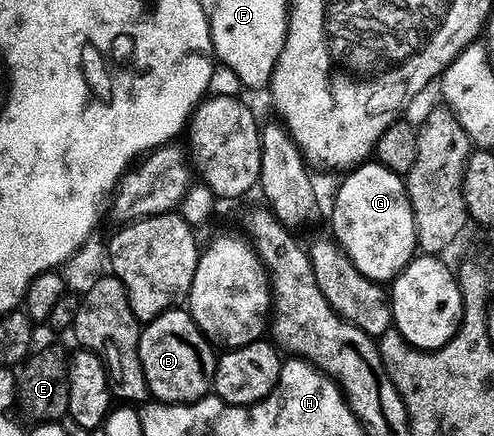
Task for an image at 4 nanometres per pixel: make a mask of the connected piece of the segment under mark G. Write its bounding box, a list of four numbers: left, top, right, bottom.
[332,160,417,283]

